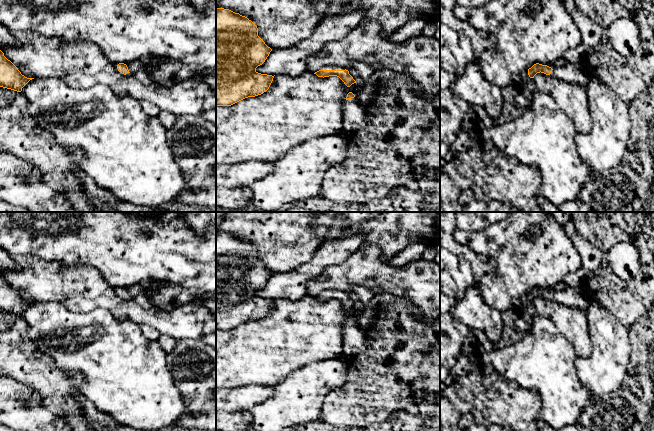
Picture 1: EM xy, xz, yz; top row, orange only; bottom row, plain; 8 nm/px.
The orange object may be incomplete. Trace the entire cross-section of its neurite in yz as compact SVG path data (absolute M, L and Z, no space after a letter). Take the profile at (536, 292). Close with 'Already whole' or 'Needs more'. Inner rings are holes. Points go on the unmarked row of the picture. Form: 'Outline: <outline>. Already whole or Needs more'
Outline: M536 287L528 293L528 299L530 302L534 302L534 300L540 296L546 299L550 299L552 301L557 301L560 304L564 304L569 307L579 309L583 311L585 314L587 313L589 296L584 295L580 291L580 289L568 287L564 291L552 293L547 289Z. Needs more

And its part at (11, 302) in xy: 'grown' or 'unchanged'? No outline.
unchanged

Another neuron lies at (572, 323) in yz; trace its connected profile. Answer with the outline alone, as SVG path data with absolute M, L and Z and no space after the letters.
M541 296L533 303L537 314L549 319L558 332L570 341L577 357L586 358L591 354L588 321L583 311Z

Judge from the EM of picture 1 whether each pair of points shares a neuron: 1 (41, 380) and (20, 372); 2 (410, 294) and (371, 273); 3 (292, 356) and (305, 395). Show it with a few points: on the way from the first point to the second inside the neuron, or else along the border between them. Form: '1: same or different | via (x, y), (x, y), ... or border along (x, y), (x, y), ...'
1: same | via (36, 375), (33, 372), (25, 372)
2: same | via (400, 285), (381, 277)
3: different | border along (318, 360), (295, 368), (277, 383)

